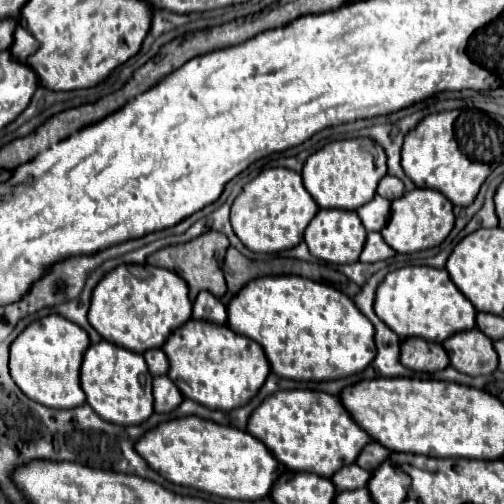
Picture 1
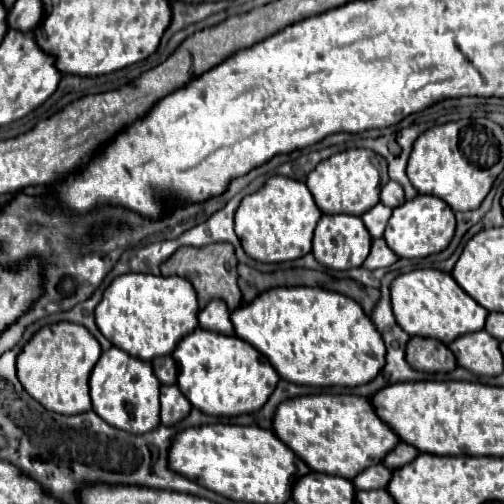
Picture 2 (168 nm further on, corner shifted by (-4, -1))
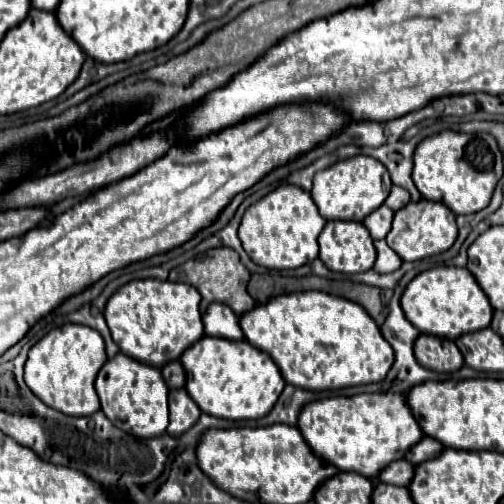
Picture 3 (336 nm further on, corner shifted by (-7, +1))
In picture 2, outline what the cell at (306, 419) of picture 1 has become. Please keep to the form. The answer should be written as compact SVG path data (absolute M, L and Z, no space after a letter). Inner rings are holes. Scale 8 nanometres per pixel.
M314 394L290 398L276 408L272 418L272 430L300 460L310 466L310 470L332 476L344 476L348 480L364 468L380 462L398 444L396 434L376 416L374 408L370 406L370 400L354 394Z

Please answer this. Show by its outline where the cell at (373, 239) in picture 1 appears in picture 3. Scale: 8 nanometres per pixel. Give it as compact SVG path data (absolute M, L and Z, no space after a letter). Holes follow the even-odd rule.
M385 240L375 242L375 248L377 248L377 260L375 260L375 266L373 266L375 272L379 272L379 274L389 274L389 272L395 272L395 270L401 268L403 260L387 246Z

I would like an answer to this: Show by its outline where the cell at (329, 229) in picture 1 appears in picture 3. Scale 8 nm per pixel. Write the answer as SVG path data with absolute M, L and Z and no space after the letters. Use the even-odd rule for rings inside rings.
M327 222L319 236L319 248L319 258L333 272L367 272L375 262L373 238L361 222Z

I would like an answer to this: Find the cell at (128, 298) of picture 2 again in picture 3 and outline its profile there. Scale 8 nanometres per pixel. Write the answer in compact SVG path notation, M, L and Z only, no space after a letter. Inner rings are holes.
M155 278L133 280L121 286L105 306L105 320L115 344L123 354L157 368L171 360L179 360L181 352L205 336L201 312L201 296L191 284L161 282Z

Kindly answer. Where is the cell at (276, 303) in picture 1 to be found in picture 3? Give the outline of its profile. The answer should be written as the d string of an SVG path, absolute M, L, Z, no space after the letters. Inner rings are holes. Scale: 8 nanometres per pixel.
M325 292L277 296L245 312L239 322L247 342L275 360L287 384L303 390L321 392L383 382L395 360L391 344L359 304Z

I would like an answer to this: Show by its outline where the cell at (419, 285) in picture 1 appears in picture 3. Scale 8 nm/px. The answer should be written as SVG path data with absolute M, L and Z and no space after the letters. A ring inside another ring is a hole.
M439 266L415 276L403 292L401 308L407 320L417 330L447 340L457 340L467 332L483 330L491 324L493 318L493 308L487 294L481 290L481 286L467 268L457 266Z

